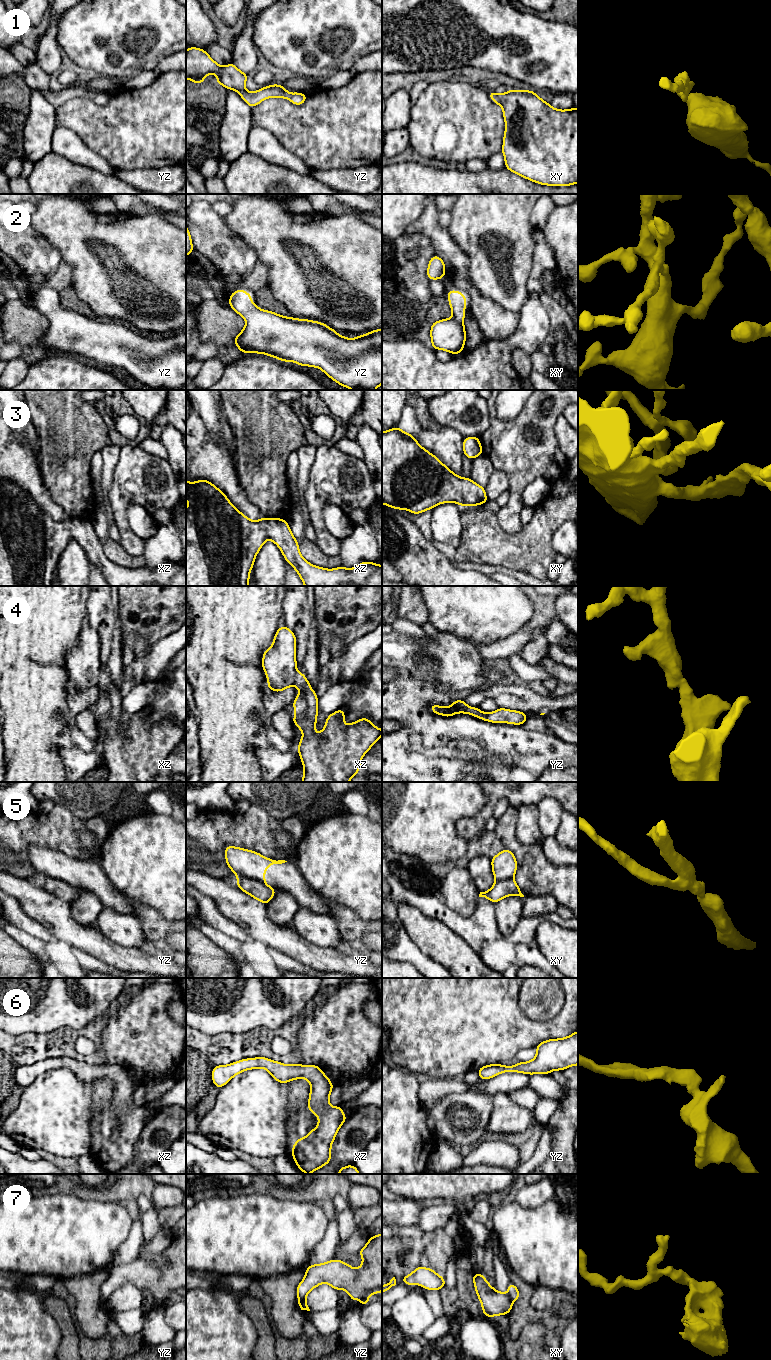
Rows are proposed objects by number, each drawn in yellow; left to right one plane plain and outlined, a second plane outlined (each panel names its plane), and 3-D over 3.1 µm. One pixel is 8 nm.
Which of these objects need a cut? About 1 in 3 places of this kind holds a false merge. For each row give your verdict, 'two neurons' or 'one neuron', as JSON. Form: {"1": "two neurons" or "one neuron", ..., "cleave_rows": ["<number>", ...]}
{"1": "one neuron", "2": "one neuron", "3": "one neuron", "4": "one neuron", "5": "two neurons", "6": "one neuron", "7": "two neurons", "cleave_rows": ["5", "7"]}

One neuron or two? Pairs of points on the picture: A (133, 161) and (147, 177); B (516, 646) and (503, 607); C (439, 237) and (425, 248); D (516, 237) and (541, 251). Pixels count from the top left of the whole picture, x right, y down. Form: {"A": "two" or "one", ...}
{"A": "two", "B": "two", "C": "two", "D": "two"}

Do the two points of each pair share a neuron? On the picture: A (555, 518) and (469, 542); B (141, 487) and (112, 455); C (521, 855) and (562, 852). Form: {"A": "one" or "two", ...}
{"A": "one", "B": "two", "C": "two"}

